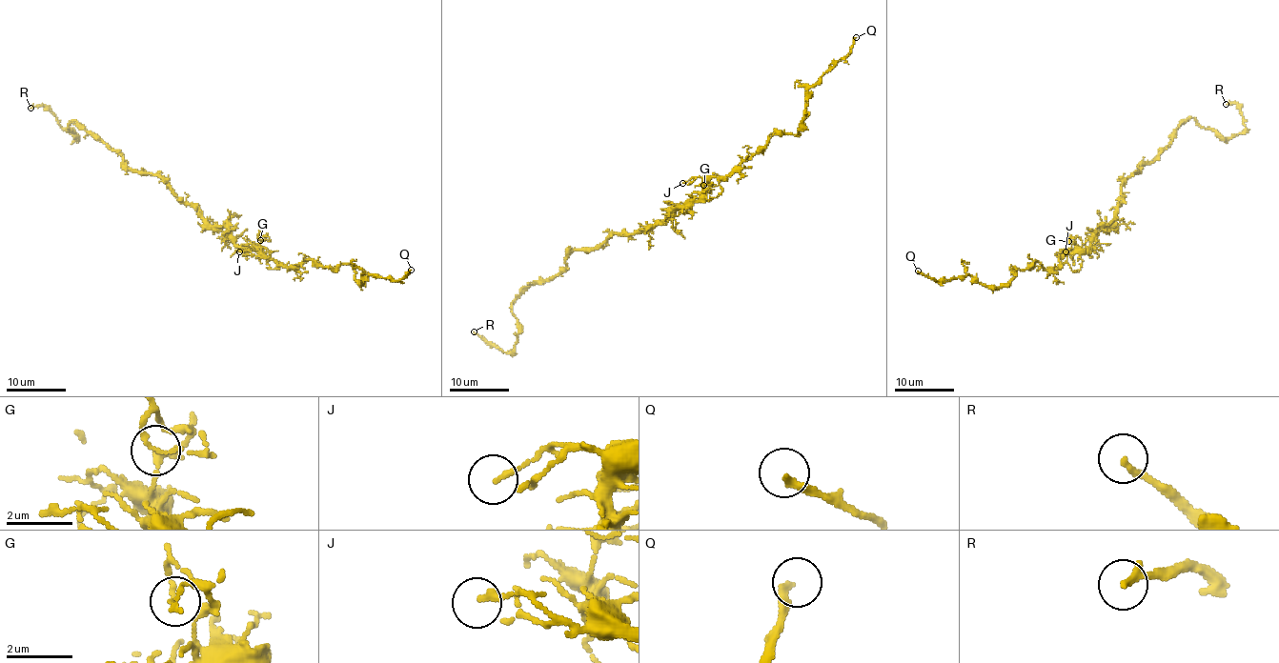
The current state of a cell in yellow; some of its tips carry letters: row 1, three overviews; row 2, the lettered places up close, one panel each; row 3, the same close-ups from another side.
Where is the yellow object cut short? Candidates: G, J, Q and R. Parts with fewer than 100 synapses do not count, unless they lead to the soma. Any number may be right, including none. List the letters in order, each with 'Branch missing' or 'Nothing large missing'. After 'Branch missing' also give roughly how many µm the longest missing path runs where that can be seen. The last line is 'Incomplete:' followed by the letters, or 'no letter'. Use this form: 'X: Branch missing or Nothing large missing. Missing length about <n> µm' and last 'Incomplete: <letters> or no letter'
G: Nothing large missing
J: Nothing large missing
Q: Branch missing. Missing length about 35 µm
R: Nothing large missing
Incomplete: Q

